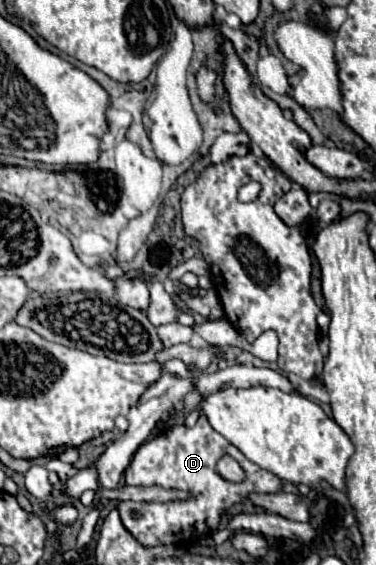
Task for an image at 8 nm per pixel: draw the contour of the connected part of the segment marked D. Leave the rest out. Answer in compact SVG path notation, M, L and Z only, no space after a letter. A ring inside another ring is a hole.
M204 415L198 417L194 427L174 425L170 431L154 437L152 441L146 441L134 453L132 463L124 473L124 479L126 479L126 485L140 485L140 487L158 485L164 489L180 489L188 493L188 499L184 501L166 501L166 503L120 501L118 503L118 511L124 527L144 547L156 547L156 545L182 547L186 541L188 545L196 543L198 539L218 531L220 517L234 503L246 503L248 495L252 493L278 493L282 489L282 481L276 475L248 461L230 441L226 441L220 433L212 429L212 425L206 421ZM224 455L232 455L244 469L246 479L242 483L226 481L216 473L216 463ZM132 509L142 513L140 519L134 519L130 515Z

